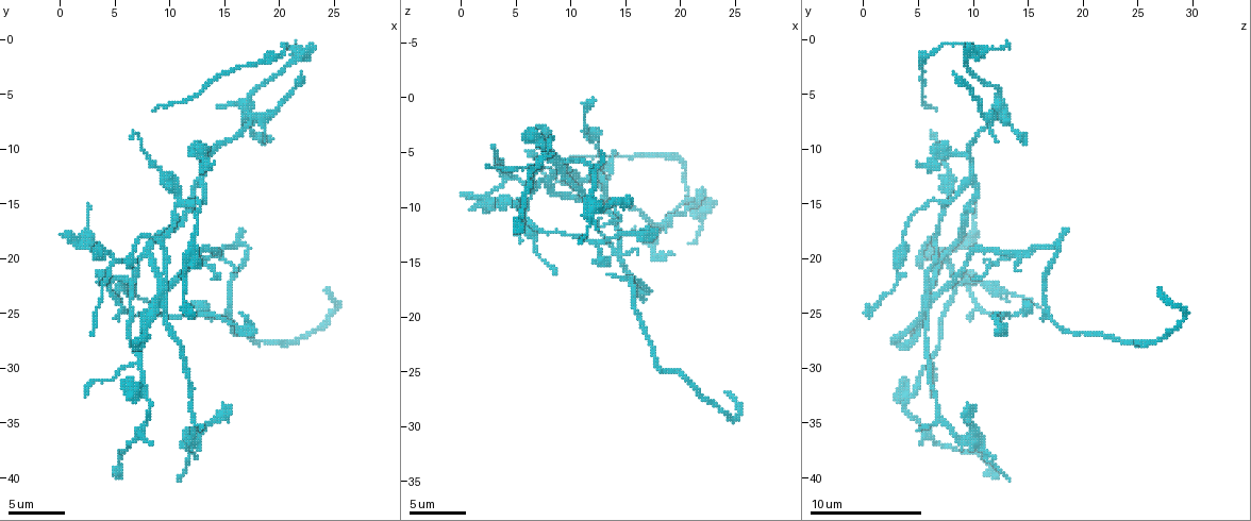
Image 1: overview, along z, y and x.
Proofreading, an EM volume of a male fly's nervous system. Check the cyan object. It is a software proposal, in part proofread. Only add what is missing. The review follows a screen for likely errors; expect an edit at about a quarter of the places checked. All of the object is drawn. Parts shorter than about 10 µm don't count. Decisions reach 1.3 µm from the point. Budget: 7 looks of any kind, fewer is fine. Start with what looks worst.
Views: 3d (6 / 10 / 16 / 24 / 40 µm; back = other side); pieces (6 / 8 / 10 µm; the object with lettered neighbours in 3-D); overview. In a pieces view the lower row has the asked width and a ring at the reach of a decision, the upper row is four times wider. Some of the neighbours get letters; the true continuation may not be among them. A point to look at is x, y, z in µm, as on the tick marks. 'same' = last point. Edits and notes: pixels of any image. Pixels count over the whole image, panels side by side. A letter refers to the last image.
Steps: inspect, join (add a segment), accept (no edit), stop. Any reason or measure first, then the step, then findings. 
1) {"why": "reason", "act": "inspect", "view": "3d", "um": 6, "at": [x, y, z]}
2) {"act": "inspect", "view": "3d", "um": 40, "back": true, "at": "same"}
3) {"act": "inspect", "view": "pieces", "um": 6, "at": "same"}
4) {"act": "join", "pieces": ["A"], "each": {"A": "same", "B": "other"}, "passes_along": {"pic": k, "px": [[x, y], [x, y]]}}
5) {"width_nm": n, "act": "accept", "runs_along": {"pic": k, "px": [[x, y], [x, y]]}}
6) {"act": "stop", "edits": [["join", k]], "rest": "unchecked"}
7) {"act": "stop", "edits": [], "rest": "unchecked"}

{"why": "end of a long branch", "act": "inspect", "view": "pieces", "um": 8, "at": [24.4, 23.0, 27.2]}

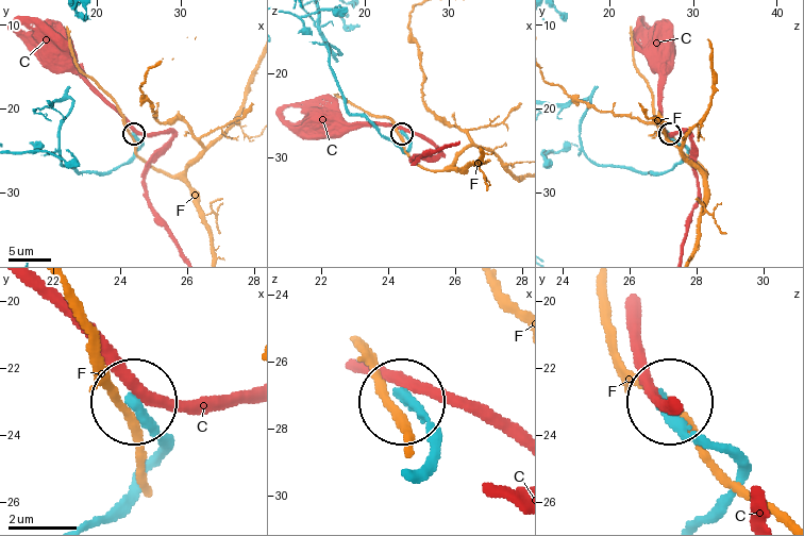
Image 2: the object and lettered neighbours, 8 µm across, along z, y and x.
{"act": "accept", "each": {"C": "other", "F": "other"}, "runs_along": {"pic": 2, "px": [[424, 459], [431, 434], [402, 402]]}, "found": "none of them fits"}

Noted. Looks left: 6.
{"why": "an open end", "act": "inspect", "view": "3d", "um": 6, "at": [19.2, 9.0, 14.4]}

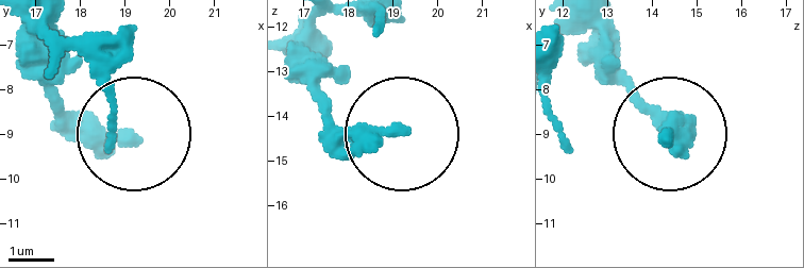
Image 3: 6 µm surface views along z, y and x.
{"act": "inspect", "view": "pieces", "um": 10, "at": [19.20, 9.05, 14.30]}

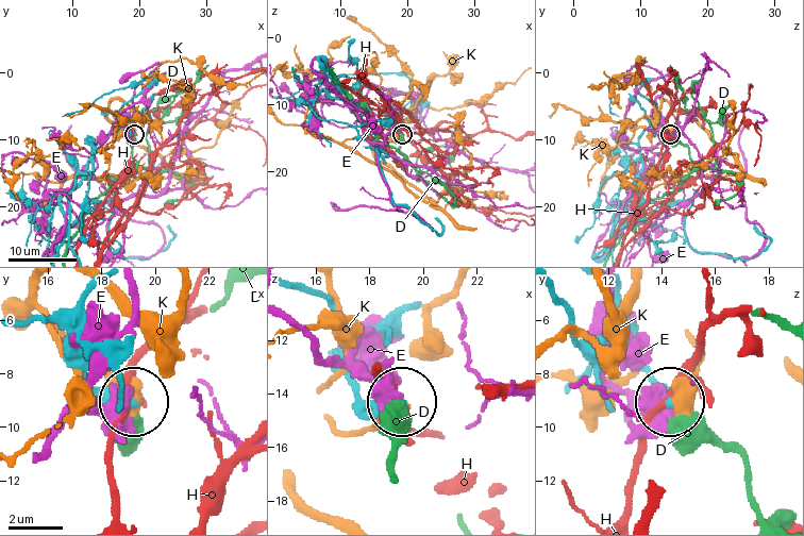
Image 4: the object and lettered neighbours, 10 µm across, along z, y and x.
{"act": "accept", "each": {"D": "other", "E": "other", "H": "other", "K": "other"}, "found": "none of them fits"}

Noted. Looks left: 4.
{"why": "branch stops here", "act": "inspect", "view": "pieces", "um": 8, "at": [16.6, 17.4, 18.4]}

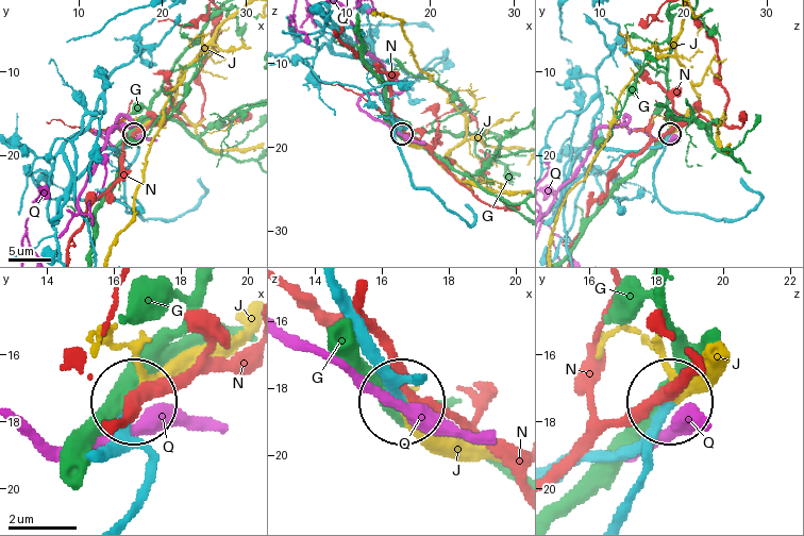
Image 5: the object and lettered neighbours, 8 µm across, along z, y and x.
{"act": "join", "pieces": ["J"], "each": {"G": "other", "J": "same", "N": "other", "Q": "other"}, "found": "the neuron continues"}

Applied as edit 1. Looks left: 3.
{"why": "free end", "act": "inspect", "view": "pieces", "um": 10, "at": [5.0, 25.4, 9.8]}

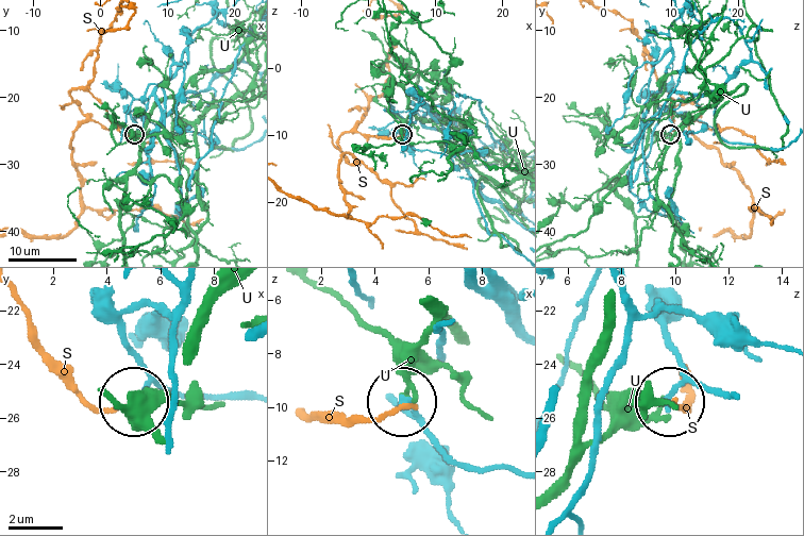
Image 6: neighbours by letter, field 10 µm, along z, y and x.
{"act": "accept", "each": {"S": "other", "U": "other"}, "found": "none of them fits"}

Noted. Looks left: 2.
{"act": "stop", "edits": [["join", 5]], "rest": "unchecked"}

